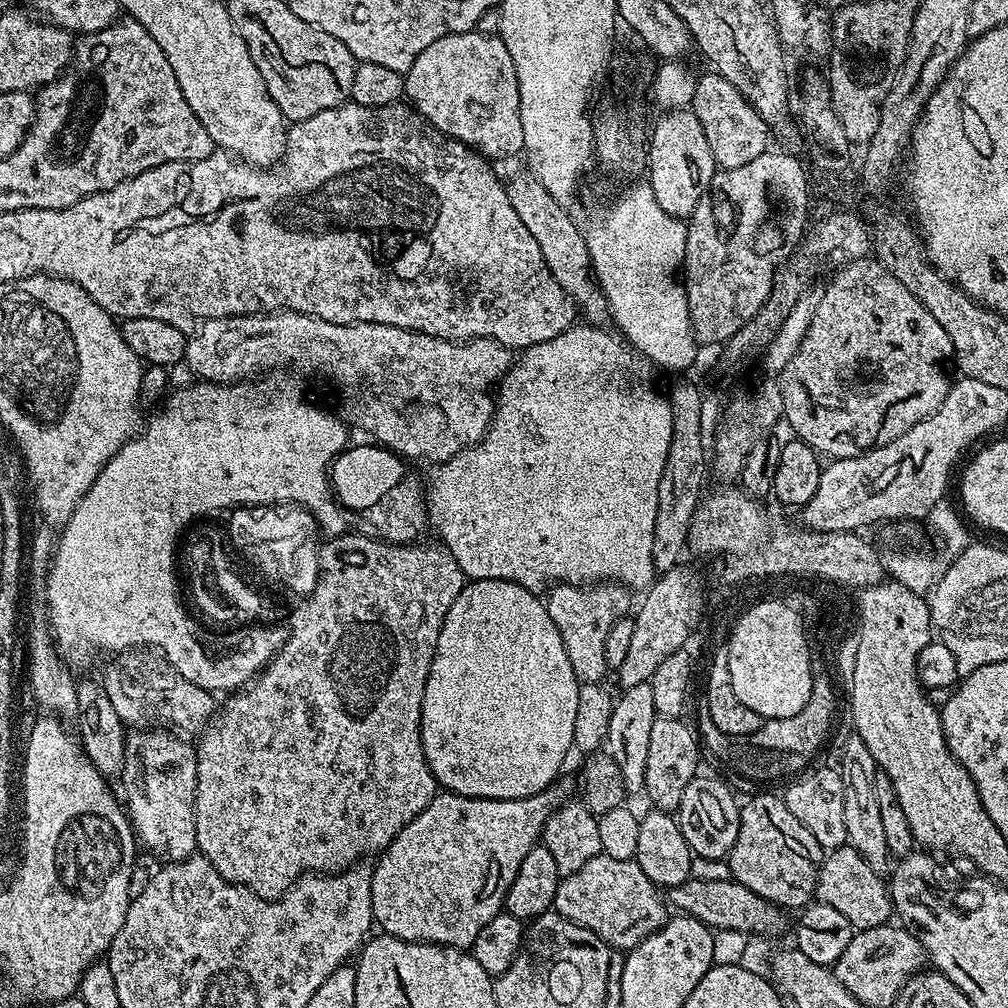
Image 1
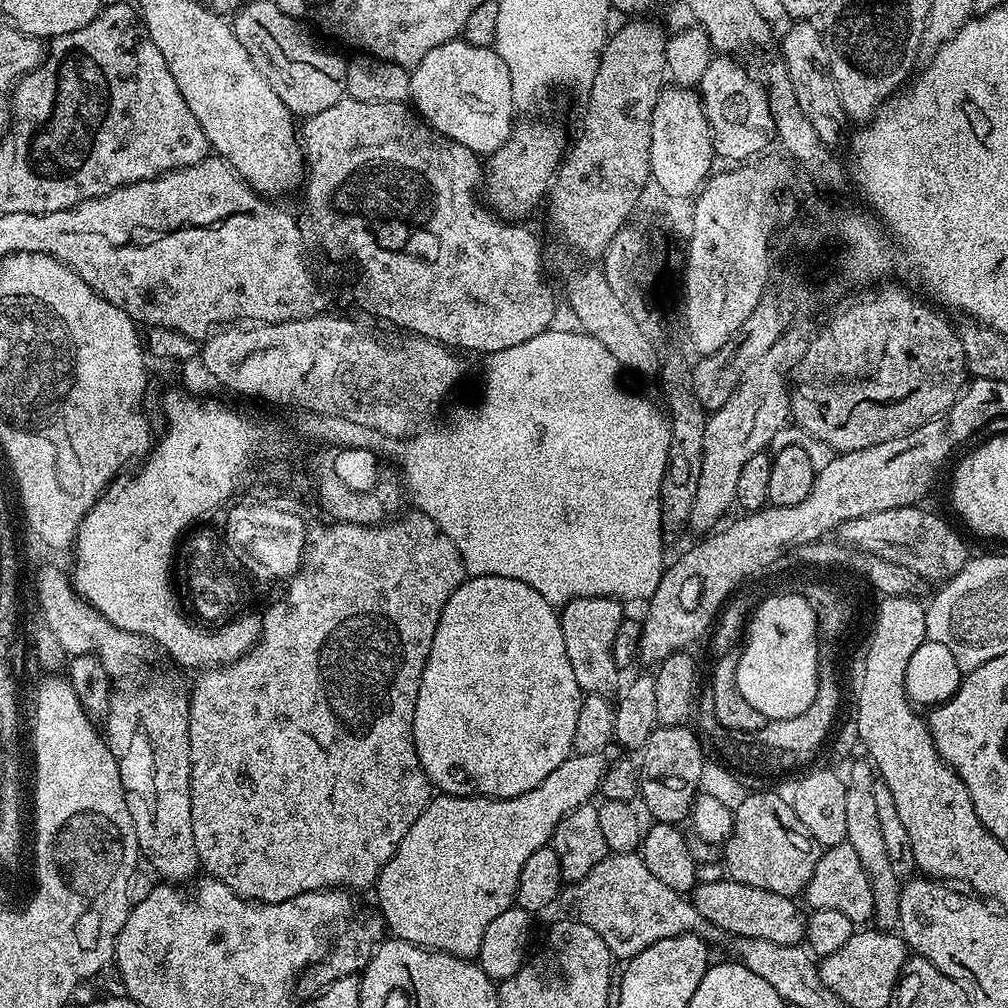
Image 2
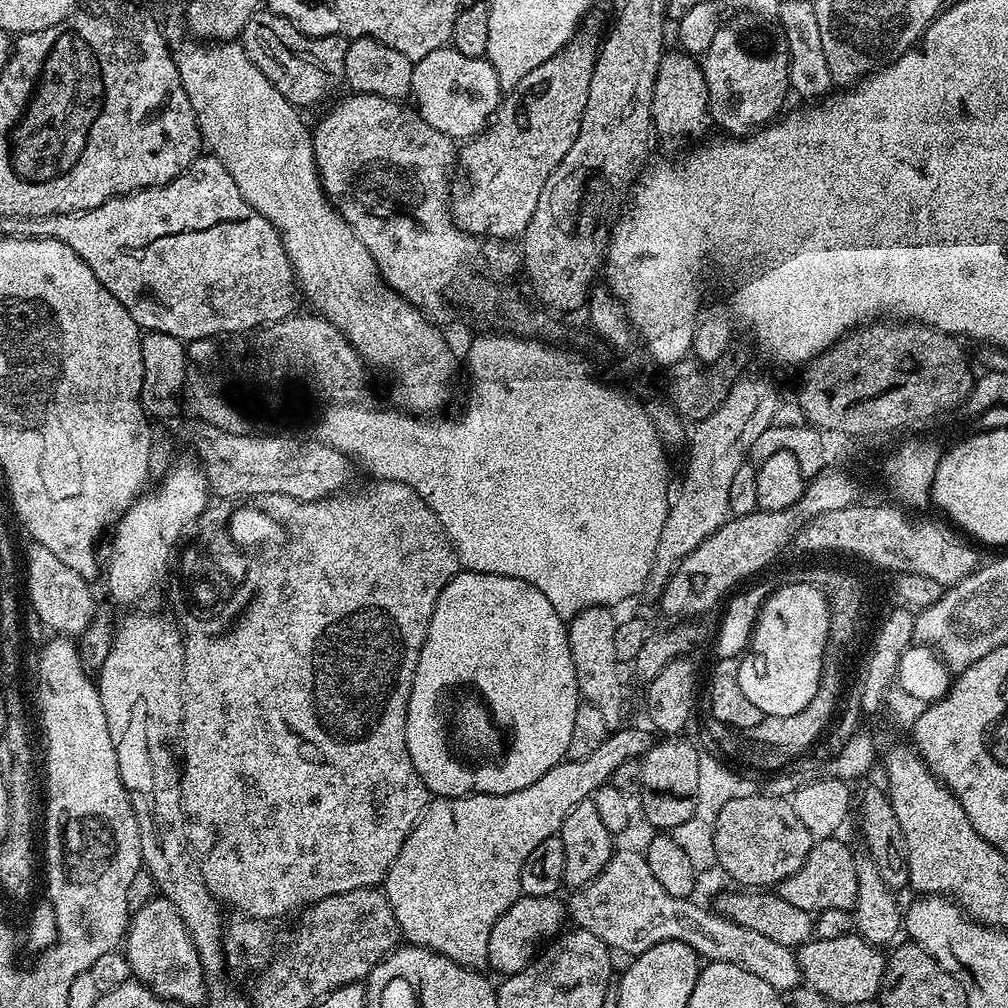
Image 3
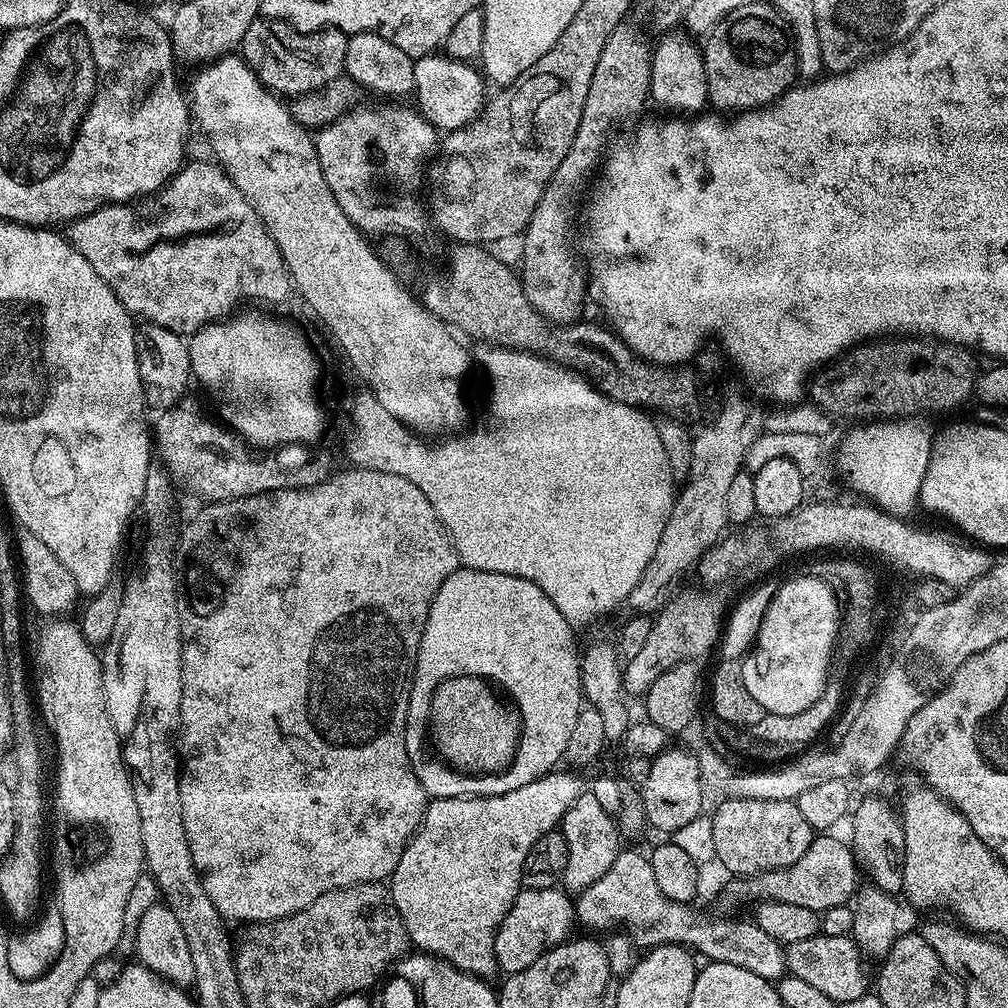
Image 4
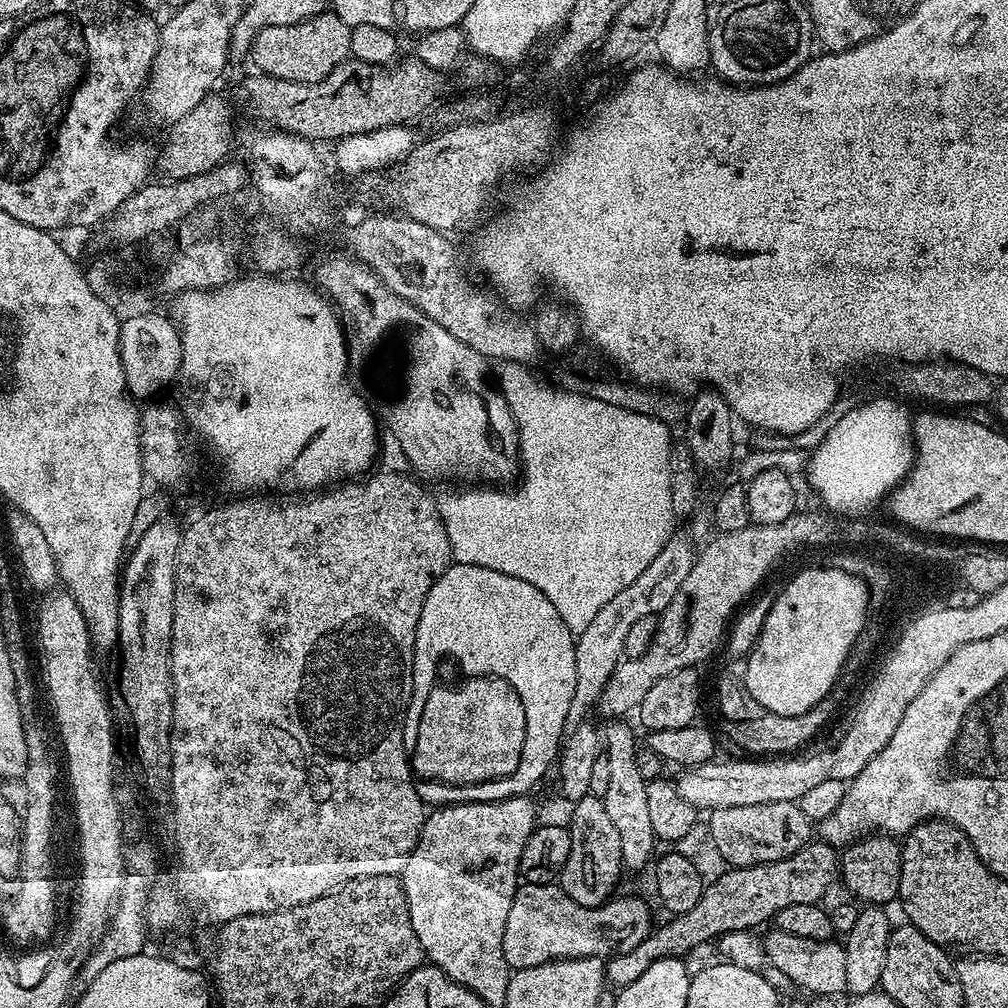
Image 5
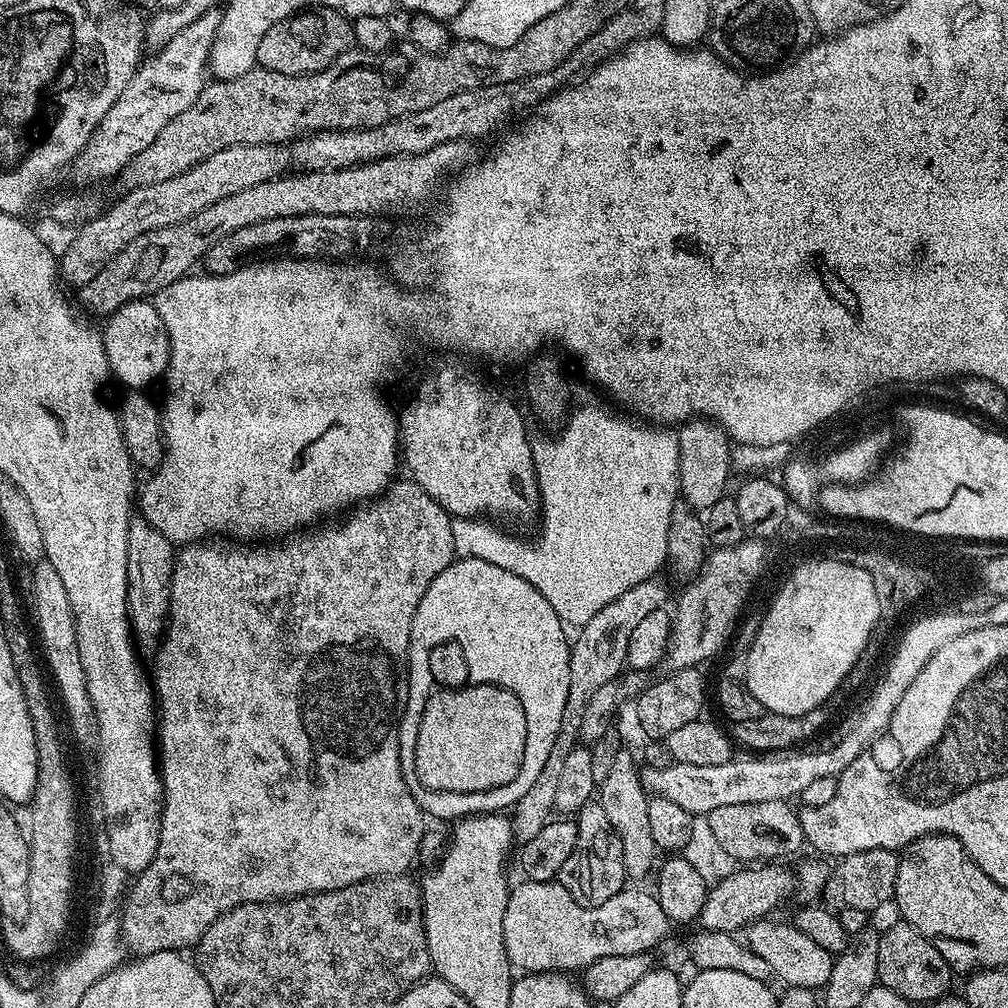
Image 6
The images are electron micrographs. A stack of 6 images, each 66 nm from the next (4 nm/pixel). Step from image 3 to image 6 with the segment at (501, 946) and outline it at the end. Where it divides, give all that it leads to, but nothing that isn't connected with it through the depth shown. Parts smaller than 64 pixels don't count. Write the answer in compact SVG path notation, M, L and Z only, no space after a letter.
M522 880L509 891L505 917L503 918L503 944L506 946L508 961L519 971L551 972L570 970L583 971L598 958L620 957L626 954L636 954L653 951L666 936L671 921L668 921L655 893L649 889L638 890L636 886L626 886L613 898L608 898L600 906L585 908L574 898L558 880L534 882Z

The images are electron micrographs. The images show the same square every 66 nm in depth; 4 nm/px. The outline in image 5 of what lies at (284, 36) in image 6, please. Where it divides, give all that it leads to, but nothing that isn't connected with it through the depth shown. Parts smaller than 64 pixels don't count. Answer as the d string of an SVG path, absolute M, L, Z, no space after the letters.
M326 11L298 24L286 26L265 26L254 38L250 49L250 60L257 64L259 71L266 76L282 78L286 82L309 84L318 82L330 74L343 60L349 59L352 47L352 29L342 18Z

